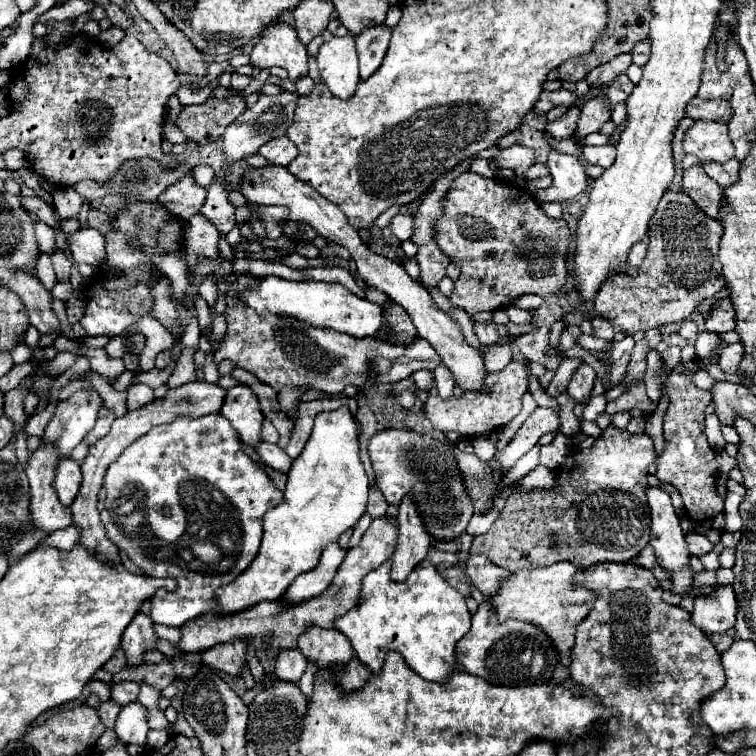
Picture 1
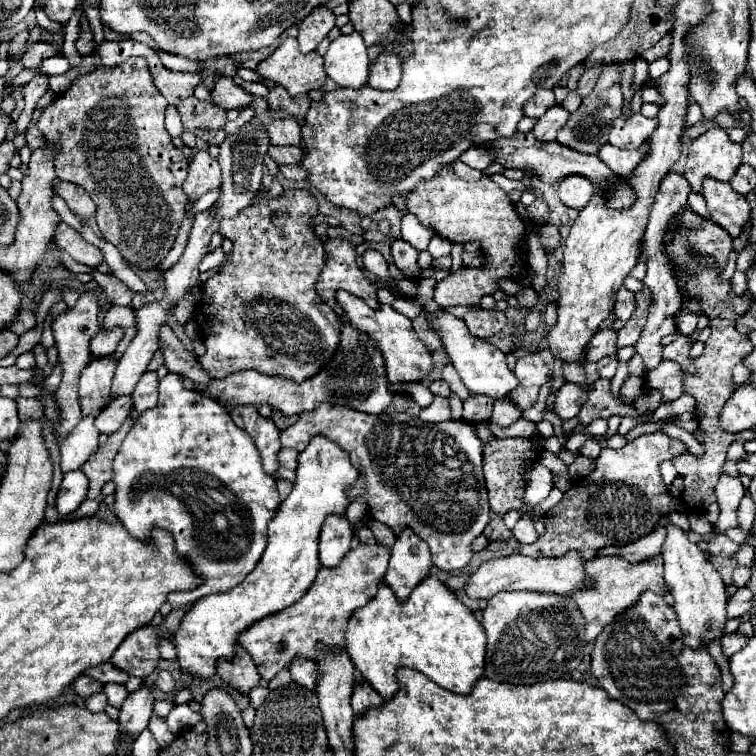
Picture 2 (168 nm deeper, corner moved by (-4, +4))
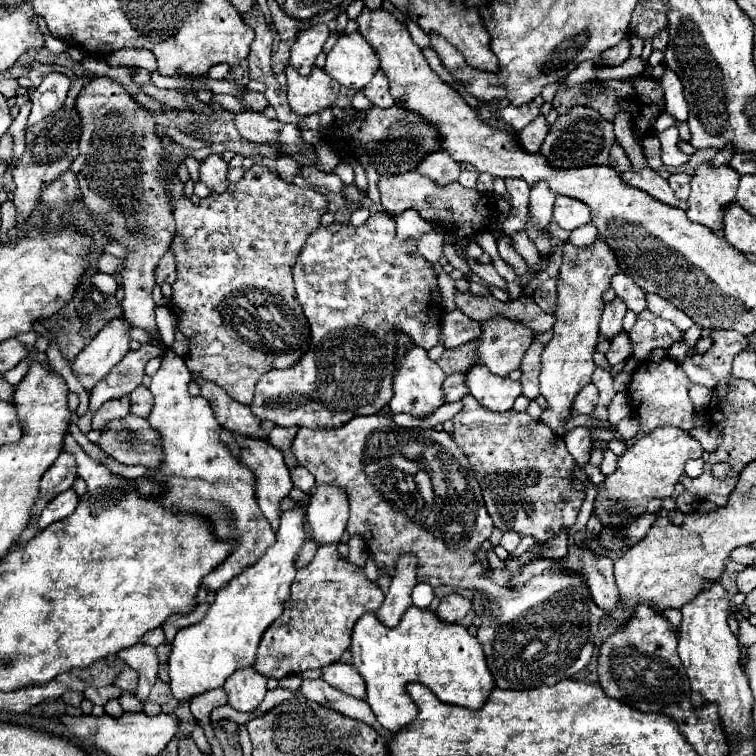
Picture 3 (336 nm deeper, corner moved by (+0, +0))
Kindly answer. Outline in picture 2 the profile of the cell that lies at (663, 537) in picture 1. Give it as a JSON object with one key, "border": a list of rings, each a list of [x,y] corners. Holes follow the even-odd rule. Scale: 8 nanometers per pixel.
{"border":[[[666,526],[668,536],[662,548],[662,556],[664,556],[664,578],[666,584],[674,598],[674,610],[678,614],[678,622],[684,634],[684,644],[692,650],[696,650],[700,644],[708,646],[712,640],[720,640],[724,636],[724,626],[728,622],[726,616],[726,588],[722,578],[718,576],[718,570],[710,564],[710,560],[706,560],[706,556],[702,554],[702,550],[692,544],[684,530],[680,530],[678,526]]]}

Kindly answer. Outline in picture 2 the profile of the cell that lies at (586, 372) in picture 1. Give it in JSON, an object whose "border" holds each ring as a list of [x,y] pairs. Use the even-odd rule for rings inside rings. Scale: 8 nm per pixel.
{"border":[[[600,378],[600,380],[596,380],[588,388],[588,404],[584,404],[584,408],[578,414],[578,424],[580,426],[588,426],[592,420],[596,420],[596,418],[608,418],[612,414],[638,416],[638,412],[634,410],[634,406],[626,406],[618,398],[612,396],[610,384],[612,384],[610,380]]]}

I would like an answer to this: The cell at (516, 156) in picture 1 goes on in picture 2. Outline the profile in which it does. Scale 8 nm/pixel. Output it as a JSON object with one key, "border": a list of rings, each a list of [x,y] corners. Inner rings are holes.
{"border":[[[480,146],[468,148],[464,154],[458,156],[458,160],[464,162],[464,164],[468,164],[468,166],[472,166],[472,168],[478,168],[478,170],[484,170],[486,166],[492,164],[492,158],[488,156],[488,150],[484,150]]]}

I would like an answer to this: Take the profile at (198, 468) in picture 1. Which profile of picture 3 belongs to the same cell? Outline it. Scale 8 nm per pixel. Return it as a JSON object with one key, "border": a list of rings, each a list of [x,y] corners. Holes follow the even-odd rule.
{"border":[[[168,346],[162,356],[160,370],[152,376],[150,392],[154,394],[154,408],[148,416],[148,422],[156,432],[160,432],[164,448],[164,464],[168,468],[152,468],[152,474],[146,476],[152,484],[160,486],[160,494],[154,500],[172,514],[196,514],[204,518],[216,538],[236,540],[230,558],[226,558],[216,574],[208,574],[204,584],[208,590],[216,592],[226,586],[240,572],[258,562],[262,552],[274,544],[274,530],[268,520],[262,516],[254,492],[254,476],[248,466],[232,454],[228,444],[220,440],[224,428],[212,414],[208,400],[202,396],[188,394],[190,372],[184,364],[184,358],[178,356],[172,346]]]}

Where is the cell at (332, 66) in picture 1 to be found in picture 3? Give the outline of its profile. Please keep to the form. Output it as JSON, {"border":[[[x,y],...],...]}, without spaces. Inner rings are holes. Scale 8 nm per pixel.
{"border":[[[342,34],[326,56],[324,72],[338,84],[362,90],[378,70],[378,58],[372,46],[358,34]]]}

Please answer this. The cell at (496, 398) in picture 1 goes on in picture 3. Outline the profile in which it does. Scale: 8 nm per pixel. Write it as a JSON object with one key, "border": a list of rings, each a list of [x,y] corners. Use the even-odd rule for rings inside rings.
{"border":[[[532,342],[528,352],[524,354],[524,360],[520,364],[520,372],[522,372],[522,386],[524,386],[524,396],[534,400],[540,396],[540,388],[538,388],[538,376],[540,376],[540,352],[542,352],[544,344],[538,344],[538,342]]]}

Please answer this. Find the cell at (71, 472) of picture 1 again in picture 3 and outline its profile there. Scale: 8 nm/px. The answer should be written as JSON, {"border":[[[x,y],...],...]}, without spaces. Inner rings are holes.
{"border":[[[70,488],[68,492],[62,492],[60,496],[56,496],[56,498],[42,510],[42,516],[40,516],[40,522],[38,522],[40,530],[48,528],[50,524],[54,524],[54,522],[58,522],[58,520],[68,518],[68,516],[76,510],[76,506],[78,506],[78,494],[76,494],[76,490]]]}

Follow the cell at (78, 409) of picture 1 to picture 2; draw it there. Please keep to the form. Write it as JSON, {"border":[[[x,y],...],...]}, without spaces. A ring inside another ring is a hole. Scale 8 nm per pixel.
{"border":[[[114,354],[90,360],[90,364],[80,372],[80,402],[82,414],[100,414],[106,406],[108,392],[112,386],[112,376],[116,370]]]}

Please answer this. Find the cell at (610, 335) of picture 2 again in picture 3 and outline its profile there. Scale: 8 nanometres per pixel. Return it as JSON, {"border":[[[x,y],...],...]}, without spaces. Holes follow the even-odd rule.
{"border":[[[620,298],[606,304],[604,314],[602,314],[602,322],[600,322],[600,338],[612,340],[618,332],[622,332],[624,314],[626,314],[626,304],[620,302]]]}

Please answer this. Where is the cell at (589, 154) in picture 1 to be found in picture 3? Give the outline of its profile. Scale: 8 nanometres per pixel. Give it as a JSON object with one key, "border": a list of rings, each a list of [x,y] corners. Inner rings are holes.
{"border":[[[650,166],[642,168],[642,170],[626,170],[626,172],[620,172],[620,178],[626,182],[626,184],[632,184],[634,188],[638,190],[644,190],[646,194],[650,194],[652,198],[664,202],[664,204],[670,204],[670,206],[676,206],[676,208],[682,208],[686,210],[688,204],[684,200],[678,200],[670,188],[670,184],[656,172],[652,170]]]}

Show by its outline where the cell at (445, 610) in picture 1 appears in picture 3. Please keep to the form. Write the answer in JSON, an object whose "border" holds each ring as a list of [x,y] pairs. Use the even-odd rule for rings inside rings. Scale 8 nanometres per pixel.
{"border":[[[410,606],[394,628],[384,626],[374,612],[364,614],[352,632],[350,650],[352,666],[366,682],[366,702],[378,722],[390,732],[398,732],[398,728],[404,728],[414,720],[416,706],[406,694],[408,682],[420,682],[442,702],[470,710],[478,710],[494,688],[494,678],[486,666],[478,638],[462,624],[444,624],[444,620],[436,620],[436,612],[430,608]],[[402,710],[406,714],[402,714]]]}

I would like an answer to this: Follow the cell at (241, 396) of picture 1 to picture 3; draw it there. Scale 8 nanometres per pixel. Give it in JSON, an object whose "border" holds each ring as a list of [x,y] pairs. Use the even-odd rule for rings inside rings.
{"border":[[[234,434],[236,444],[240,446],[240,458],[246,462],[246,466],[254,472],[256,476],[256,496],[258,496],[258,506],[262,510],[262,514],[266,516],[266,520],[270,522],[270,526],[276,530],[278,528],[278,520],[280,520],[280,500],[284,496],[288,496],[290,488],[292,488],[292,480],[290,480],[290,472],[288,466],[284,464],[284,454],[274,448],[268,440],[252,440],[248,436],[236,436]]]}

